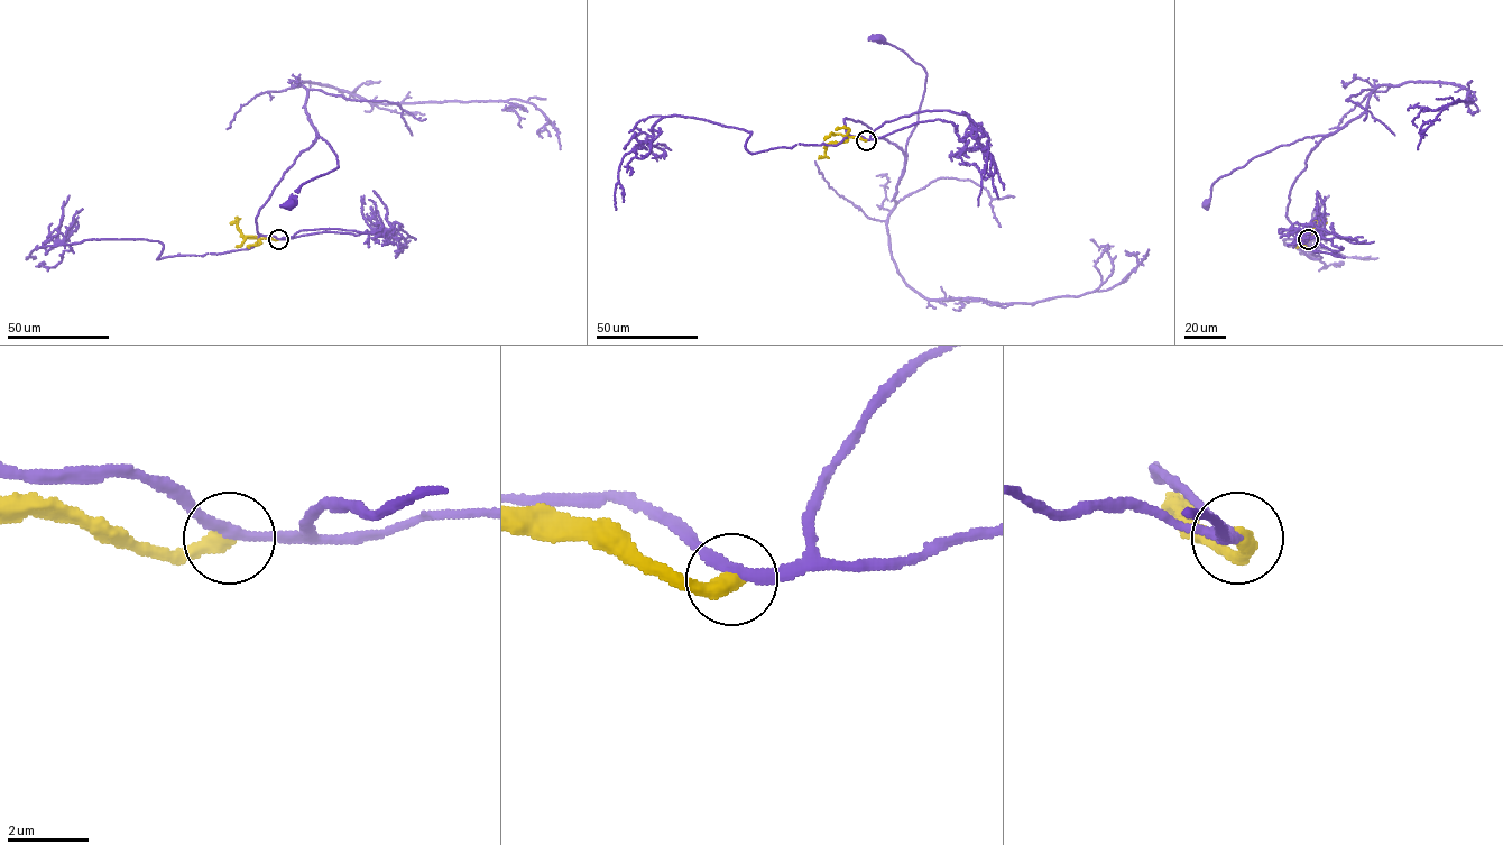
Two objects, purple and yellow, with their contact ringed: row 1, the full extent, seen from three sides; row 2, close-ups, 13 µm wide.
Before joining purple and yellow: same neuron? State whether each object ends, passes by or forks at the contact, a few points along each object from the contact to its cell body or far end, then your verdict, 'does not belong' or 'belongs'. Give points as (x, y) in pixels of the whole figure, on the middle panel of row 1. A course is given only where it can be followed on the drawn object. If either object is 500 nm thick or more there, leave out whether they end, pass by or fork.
purple passes by | yellow ends | purple via (866, 139), (849, 135), (845, 120), (864, 124), (904, 155), (927, 75), (901, 49), (877, 37) | yellow via (866, 139), (848, 137), (828, 144), (826, 155), (818, 158) | does not belong

